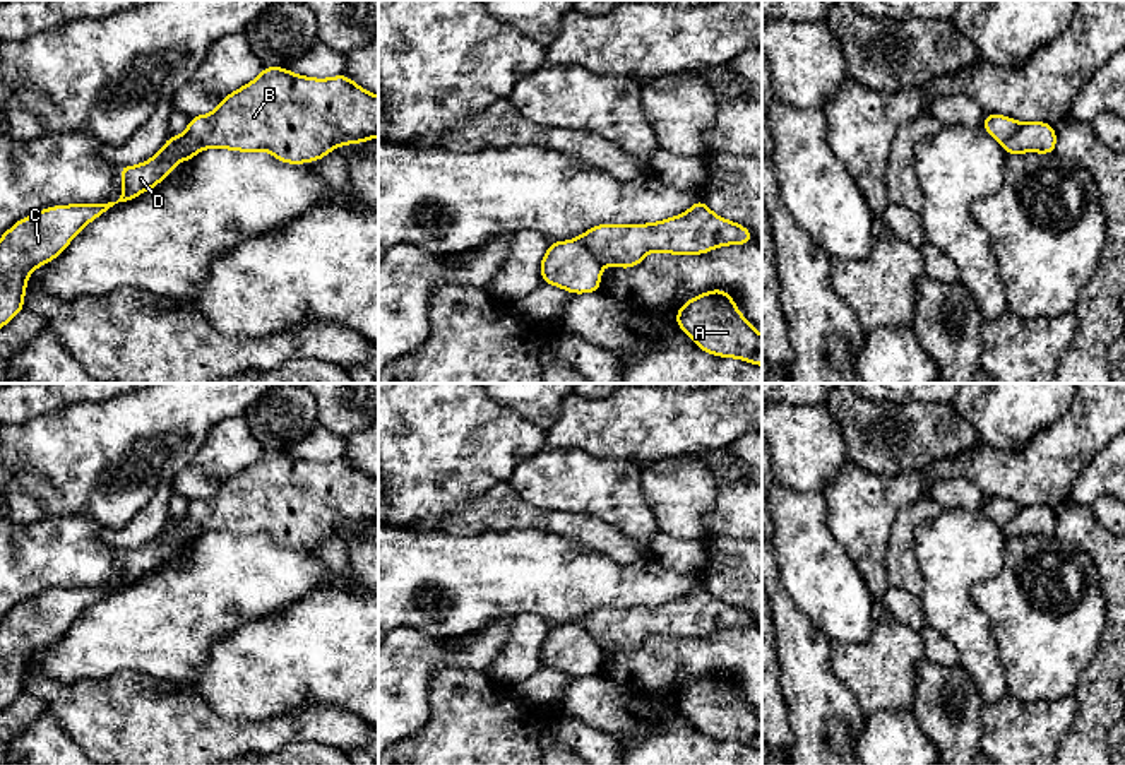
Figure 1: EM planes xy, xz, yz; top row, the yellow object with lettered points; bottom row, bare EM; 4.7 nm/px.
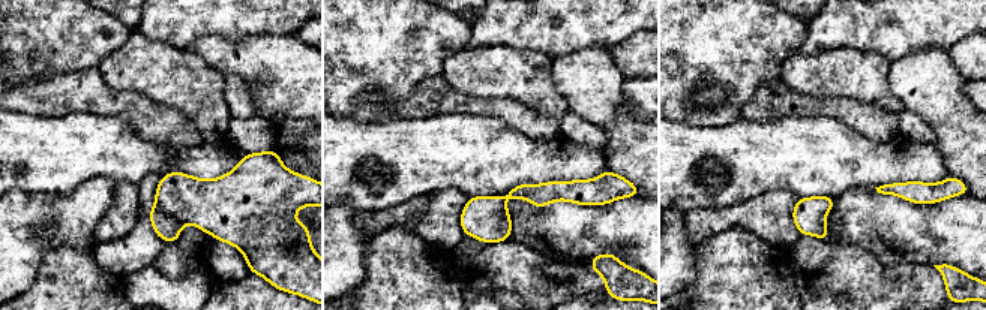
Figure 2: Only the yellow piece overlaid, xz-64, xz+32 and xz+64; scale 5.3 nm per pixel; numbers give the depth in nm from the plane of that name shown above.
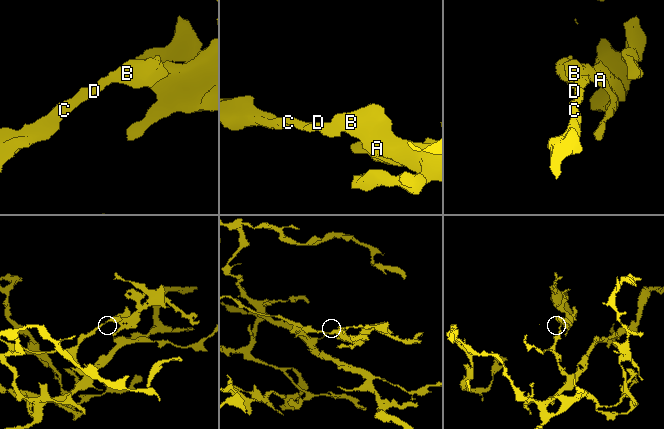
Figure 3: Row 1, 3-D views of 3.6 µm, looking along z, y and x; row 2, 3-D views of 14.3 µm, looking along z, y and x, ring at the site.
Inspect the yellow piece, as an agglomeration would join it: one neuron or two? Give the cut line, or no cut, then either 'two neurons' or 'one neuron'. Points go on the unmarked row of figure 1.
cut in xz along (574, 623), (601, 647); two neurons

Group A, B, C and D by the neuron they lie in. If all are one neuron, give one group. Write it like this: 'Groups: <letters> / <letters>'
Groups: A B / C D

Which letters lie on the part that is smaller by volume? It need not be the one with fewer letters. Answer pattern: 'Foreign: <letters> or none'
Foreign: A, B

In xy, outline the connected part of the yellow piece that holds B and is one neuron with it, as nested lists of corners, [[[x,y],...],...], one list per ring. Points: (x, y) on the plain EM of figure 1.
[[[264,450],[255,464],[228,477],[212,496],[192,500],[187,517],[202,532],[267,534],[288,548],[312,546],[334,531],[378,520],[378,479],[344,457],[312,462],[284,450]]]

